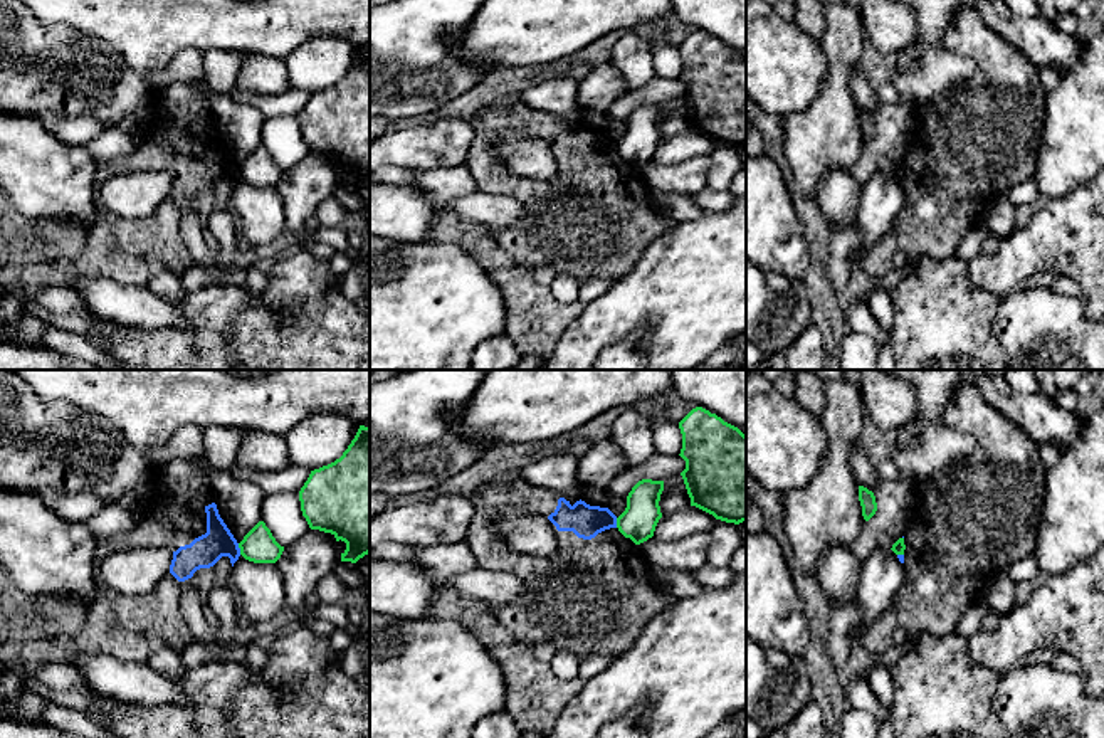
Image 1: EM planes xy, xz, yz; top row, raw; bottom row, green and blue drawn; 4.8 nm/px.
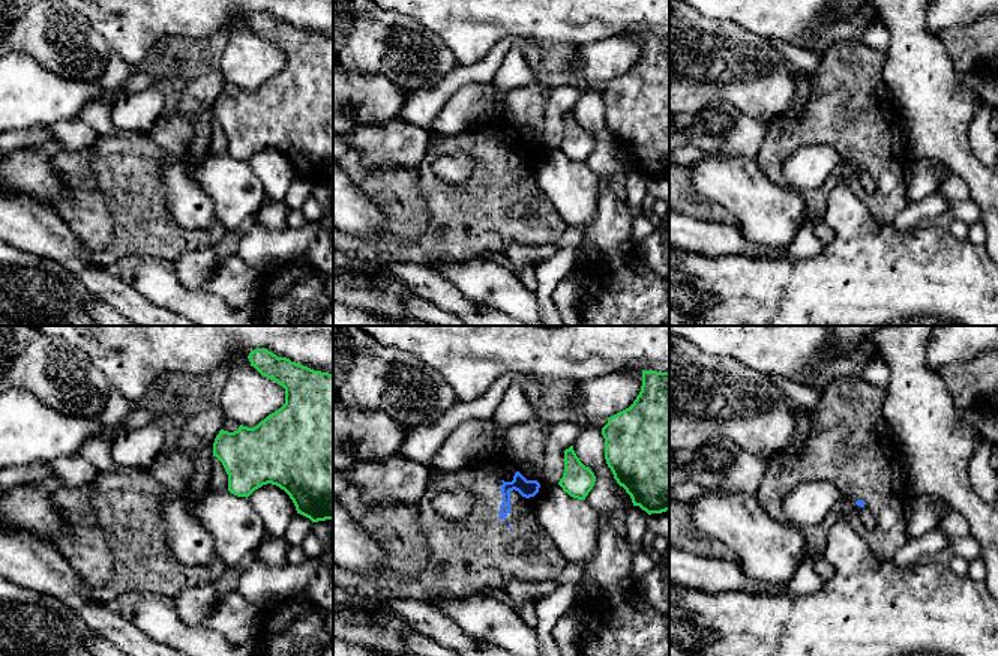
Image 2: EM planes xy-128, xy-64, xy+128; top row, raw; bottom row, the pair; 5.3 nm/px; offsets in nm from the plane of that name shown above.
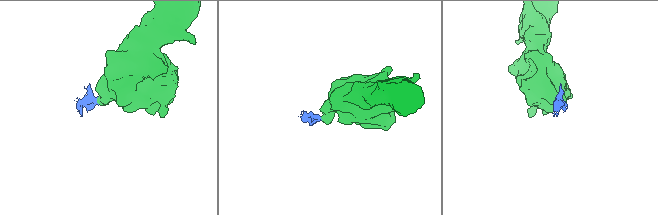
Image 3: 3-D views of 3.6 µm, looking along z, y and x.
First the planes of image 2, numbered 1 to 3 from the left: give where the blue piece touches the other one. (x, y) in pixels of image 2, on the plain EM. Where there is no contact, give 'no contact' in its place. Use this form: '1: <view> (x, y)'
1: no contact
2: no contact
3: no contact

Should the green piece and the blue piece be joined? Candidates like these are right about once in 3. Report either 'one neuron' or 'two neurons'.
two neurons

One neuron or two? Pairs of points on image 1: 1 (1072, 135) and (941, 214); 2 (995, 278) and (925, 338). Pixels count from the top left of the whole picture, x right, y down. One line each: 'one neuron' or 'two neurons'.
1: two neurons
2: two neurons

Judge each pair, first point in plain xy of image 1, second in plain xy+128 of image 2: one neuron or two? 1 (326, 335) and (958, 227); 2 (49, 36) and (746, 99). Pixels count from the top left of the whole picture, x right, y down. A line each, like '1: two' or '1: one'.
1: two
2: one

